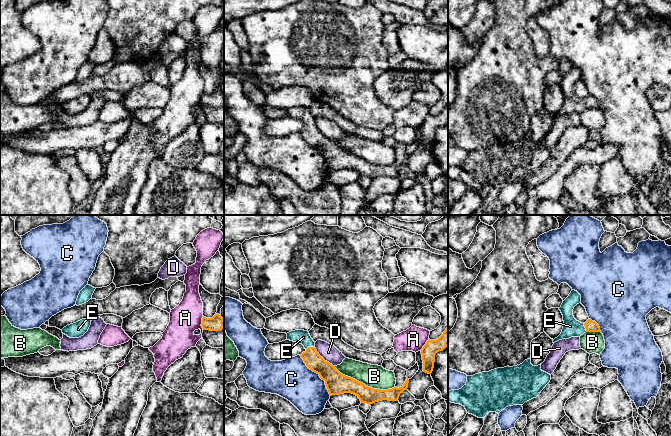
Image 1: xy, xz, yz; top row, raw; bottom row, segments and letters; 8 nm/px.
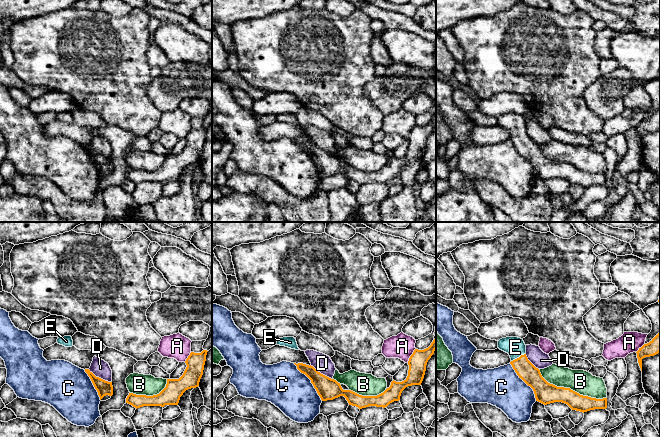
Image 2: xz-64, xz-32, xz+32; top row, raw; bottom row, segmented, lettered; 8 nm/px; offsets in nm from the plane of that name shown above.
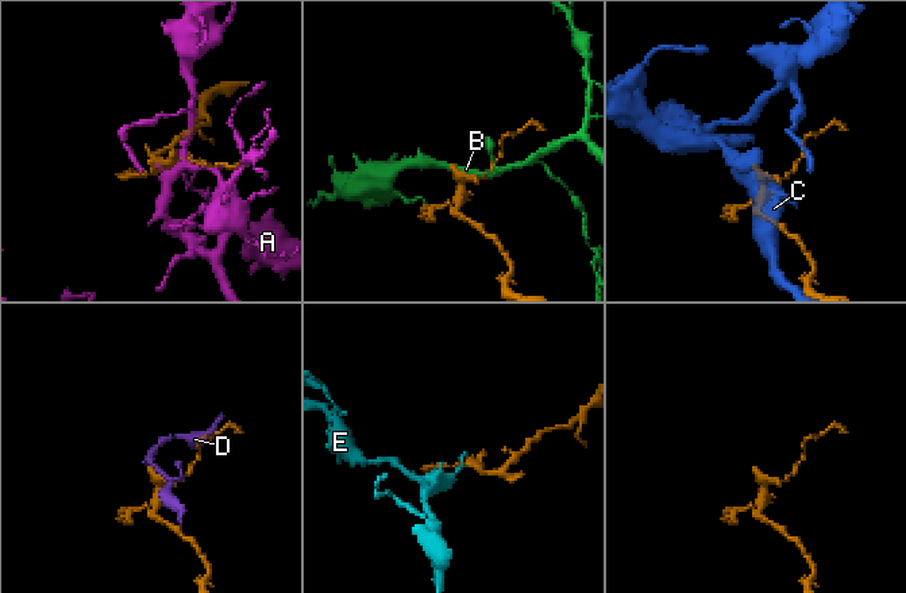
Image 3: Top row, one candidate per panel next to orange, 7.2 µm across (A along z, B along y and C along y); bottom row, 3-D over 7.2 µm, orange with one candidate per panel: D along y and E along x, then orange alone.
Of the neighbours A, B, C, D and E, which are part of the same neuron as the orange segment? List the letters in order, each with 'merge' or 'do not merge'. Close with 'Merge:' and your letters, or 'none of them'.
A: do not merge
B: do not merge
C: do not merge
D: do not merge
E: merge
Merge: E

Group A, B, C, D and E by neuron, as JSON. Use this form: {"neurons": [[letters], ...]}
{"neurons": [["A"], ["B"], ["C"], ["D"], ["E"]]}

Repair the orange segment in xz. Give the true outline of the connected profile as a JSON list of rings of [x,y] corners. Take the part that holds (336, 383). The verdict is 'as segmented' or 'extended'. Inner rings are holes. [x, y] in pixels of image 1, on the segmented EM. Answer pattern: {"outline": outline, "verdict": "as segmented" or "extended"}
{"outline": [[[291,331],[287,333],[287,340],[304,346],[306,351],[300,355],[301,358],[310,370],[317,373],[325,381],[330,396],[352,393],[360,399],[361,403],[373,404],[382,400],[398,401],[400,394],[408,388],[408,378],[400,388],[394,387],[388,390],[380,390],[368,387],[351,377],[341,374],[335,366],[319,355],[315,348],[315,342],[308,331]]], "verdict": "extended"}

